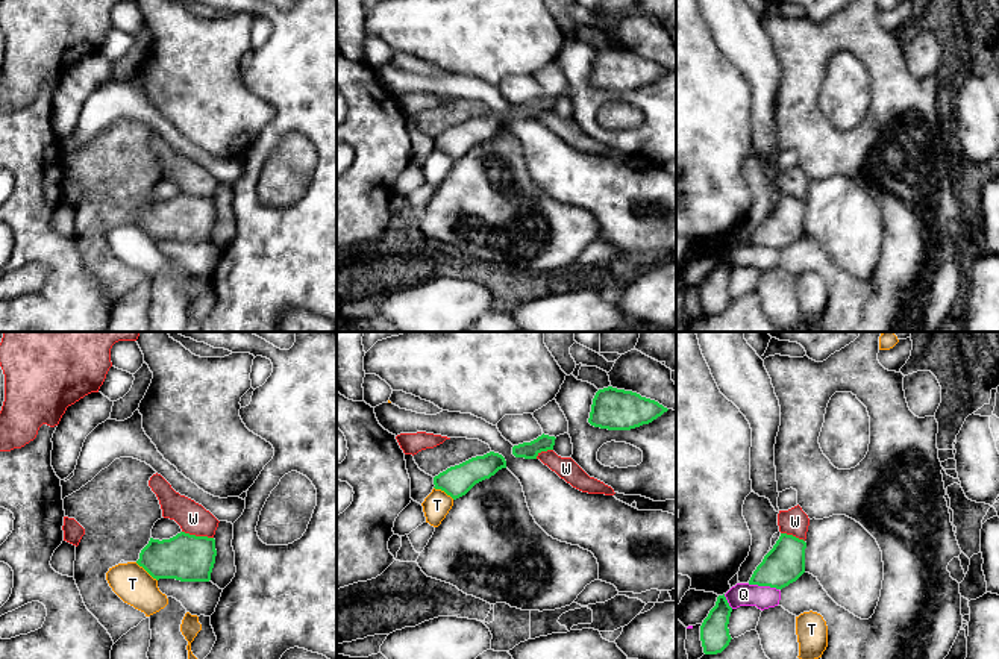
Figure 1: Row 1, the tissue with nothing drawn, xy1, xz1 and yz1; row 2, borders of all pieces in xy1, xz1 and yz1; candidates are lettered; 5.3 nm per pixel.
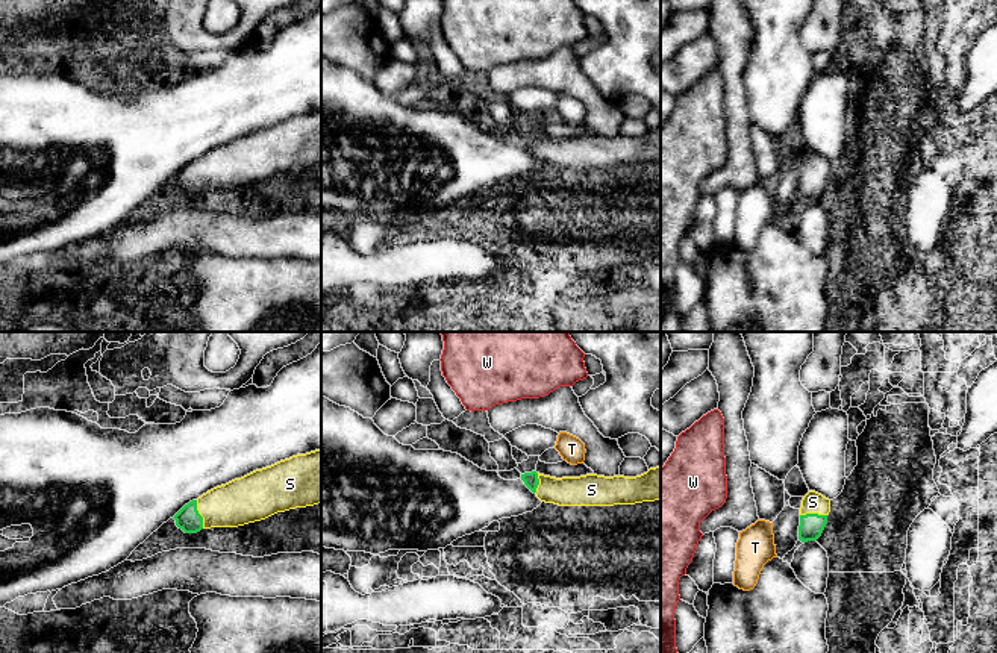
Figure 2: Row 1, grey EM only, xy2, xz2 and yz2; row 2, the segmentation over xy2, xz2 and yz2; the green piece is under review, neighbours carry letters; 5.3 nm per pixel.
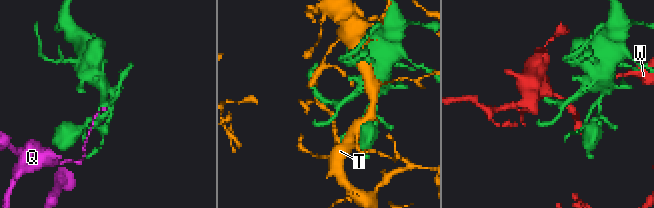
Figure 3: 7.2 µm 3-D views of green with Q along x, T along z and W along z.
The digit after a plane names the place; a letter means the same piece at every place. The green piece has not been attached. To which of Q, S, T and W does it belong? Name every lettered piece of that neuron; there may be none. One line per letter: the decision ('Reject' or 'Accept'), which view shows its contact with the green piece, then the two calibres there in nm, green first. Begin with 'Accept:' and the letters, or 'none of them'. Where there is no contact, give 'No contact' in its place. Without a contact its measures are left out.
Accept: S
Q: Reject. Touches green in yz1. Thickness 220 nm (green) against 130 nm
S: Accept. Touches green in xy2. Thickness 130 nm (green) against 240 nm
T: Reject. Touches green in xy1. Thickness 260 nm (green) against 200 nm
W: Reject. Touches green in xy1. Thickness 260 nm (green) against 160 nm

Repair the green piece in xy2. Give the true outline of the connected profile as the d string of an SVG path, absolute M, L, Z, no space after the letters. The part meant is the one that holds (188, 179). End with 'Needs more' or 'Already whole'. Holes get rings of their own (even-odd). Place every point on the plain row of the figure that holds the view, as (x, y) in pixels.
M321 111L297 115L217 147L173 179L185 194L238 188L277 173L321 164Z. Needs more

